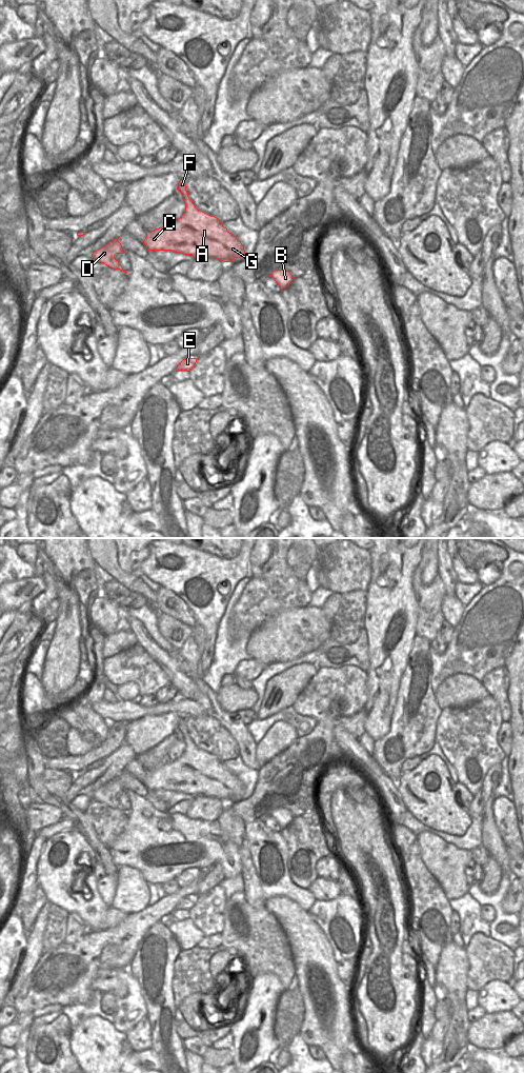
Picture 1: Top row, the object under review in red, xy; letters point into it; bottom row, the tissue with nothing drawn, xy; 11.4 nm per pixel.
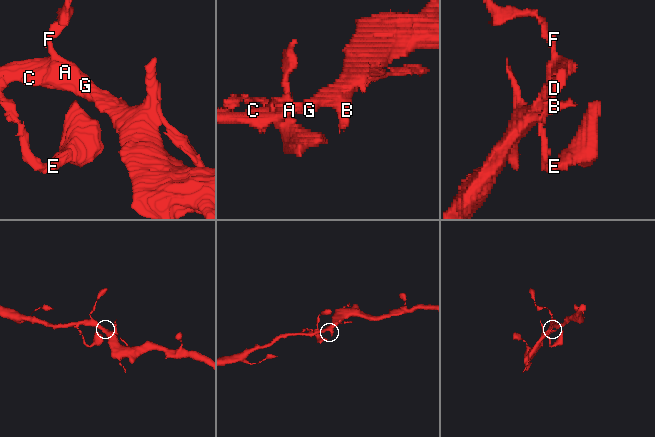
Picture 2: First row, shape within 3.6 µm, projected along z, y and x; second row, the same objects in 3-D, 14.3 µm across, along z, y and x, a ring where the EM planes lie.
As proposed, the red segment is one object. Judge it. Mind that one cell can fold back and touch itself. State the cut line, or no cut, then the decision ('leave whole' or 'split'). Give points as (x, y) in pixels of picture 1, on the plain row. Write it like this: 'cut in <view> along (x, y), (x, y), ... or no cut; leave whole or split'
no cut; leave whole

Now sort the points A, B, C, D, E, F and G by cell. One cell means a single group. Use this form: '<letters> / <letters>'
A B C D E F G

